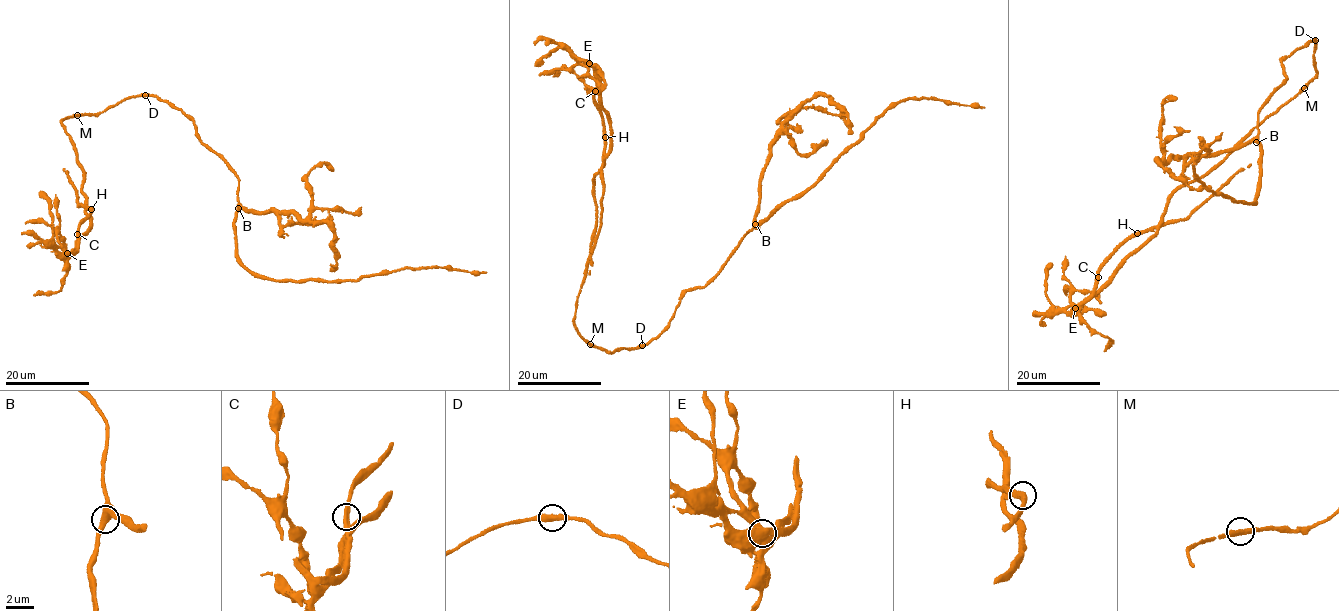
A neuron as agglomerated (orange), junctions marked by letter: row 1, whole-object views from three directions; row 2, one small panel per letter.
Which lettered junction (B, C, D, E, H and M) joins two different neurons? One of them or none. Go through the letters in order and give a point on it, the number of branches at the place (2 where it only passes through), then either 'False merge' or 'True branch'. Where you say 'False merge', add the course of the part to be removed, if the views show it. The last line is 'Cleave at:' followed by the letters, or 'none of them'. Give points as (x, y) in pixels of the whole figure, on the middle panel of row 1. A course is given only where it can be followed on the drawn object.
B: Place: (755, 224). Branches: 3. True branch
C: Place: (595, 91). Branches: 2. True branch
D: Place: (642, 345). Branches: 2. True branch
E: Place: (589, 63). Branches: 4. False merge. Course of the part to remove: (589, 63), (594, 65), (599, 78), (593, 95), (604, 127), (605, 143), (601, 223), (591, 253), (590, 274)
H: Place: (605, 137). Branches: 2. True branch
M: Place: (590, 344). Branches: 2. True branch
Cleave at: E

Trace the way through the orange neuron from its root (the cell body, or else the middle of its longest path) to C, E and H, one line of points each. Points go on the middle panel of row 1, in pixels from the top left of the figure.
C: (650, 341), (602, 350), (586, 342), (574, 321), (597, 221), (593, 181), (604, 163), (605, 126), (594, 91)
E: (650, 341), (602, 350), (586, 342), (574, 321), (597, 221), (594, 177), (603, 166), (612, 132), (589, 63)
H: (650, 341), (612, 352), (602, 350), (586, 342), (574, 321), (595, 230), (593, 181), (604, 163), (605, 138)

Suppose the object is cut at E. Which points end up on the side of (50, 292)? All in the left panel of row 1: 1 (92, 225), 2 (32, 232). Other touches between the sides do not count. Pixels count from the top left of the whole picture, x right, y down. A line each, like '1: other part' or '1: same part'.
1: same part
2: same part

